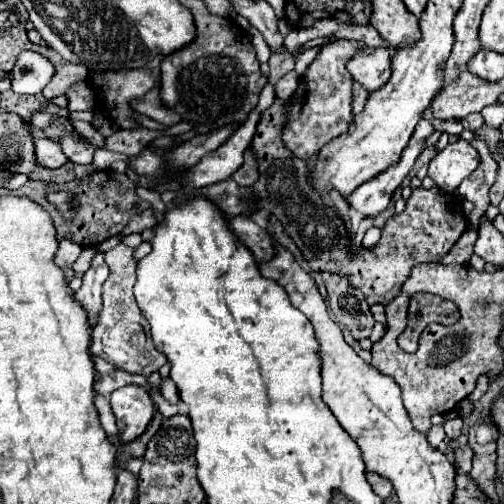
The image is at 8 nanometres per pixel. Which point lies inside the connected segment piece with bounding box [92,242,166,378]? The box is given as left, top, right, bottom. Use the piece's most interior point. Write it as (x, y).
(122, 337)

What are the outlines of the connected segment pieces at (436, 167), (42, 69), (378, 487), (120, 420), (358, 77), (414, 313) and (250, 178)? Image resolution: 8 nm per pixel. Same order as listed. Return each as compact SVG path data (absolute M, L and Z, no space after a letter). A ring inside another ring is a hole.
M458 140L448 144L438 156L430 160L428 176L446 192L454 192L464 178L468 178L480 164L478 150L466 142Z
M22 52L16 60L12 74L12 90L16 94L32 96L44 90L54 76L54 66L38 52Z
M366 472L366 480L370 482L372 490L374 490L382 500L388 500L388 496L392 494L392 484L390 484L386 478L382 478L382 476L374 474L374 472Z
M122 386L110 394L112 412L116 416L116 426L120 440L124 444L136 440L148 428L150 420L156 414L156 406L142 386Z
M366 46L348 60L346 68L356 82L360 82L368 92L374 92L390 78L390 50Z
M416 294L410 300L407 327L398 337L398 345L406 352L416 352L418 338L430 322L448 326L454 324L456 320L458 308L454 302L446 302L432 294Z
M252 150L244 154L244 164L240 170L234 172L232 180L236 180L238 186L252 186L258 180L258 164L256 164L256 156L252 154Z

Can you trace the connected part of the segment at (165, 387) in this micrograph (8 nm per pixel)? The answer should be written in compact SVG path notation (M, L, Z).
M170 377L165 378L161 382L161 394L166 401L171 404L176 404L180 401L180 396L174 382Z

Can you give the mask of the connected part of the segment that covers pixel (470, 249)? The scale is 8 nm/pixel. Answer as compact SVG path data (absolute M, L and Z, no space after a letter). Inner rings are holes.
M466 230L460 240L454 244L454 248L448 252L446 258L442 258L440 263L450 264L450 263L459 263L466 264L470 262L470 256L474 254L474 244L476 244L476 230Z

